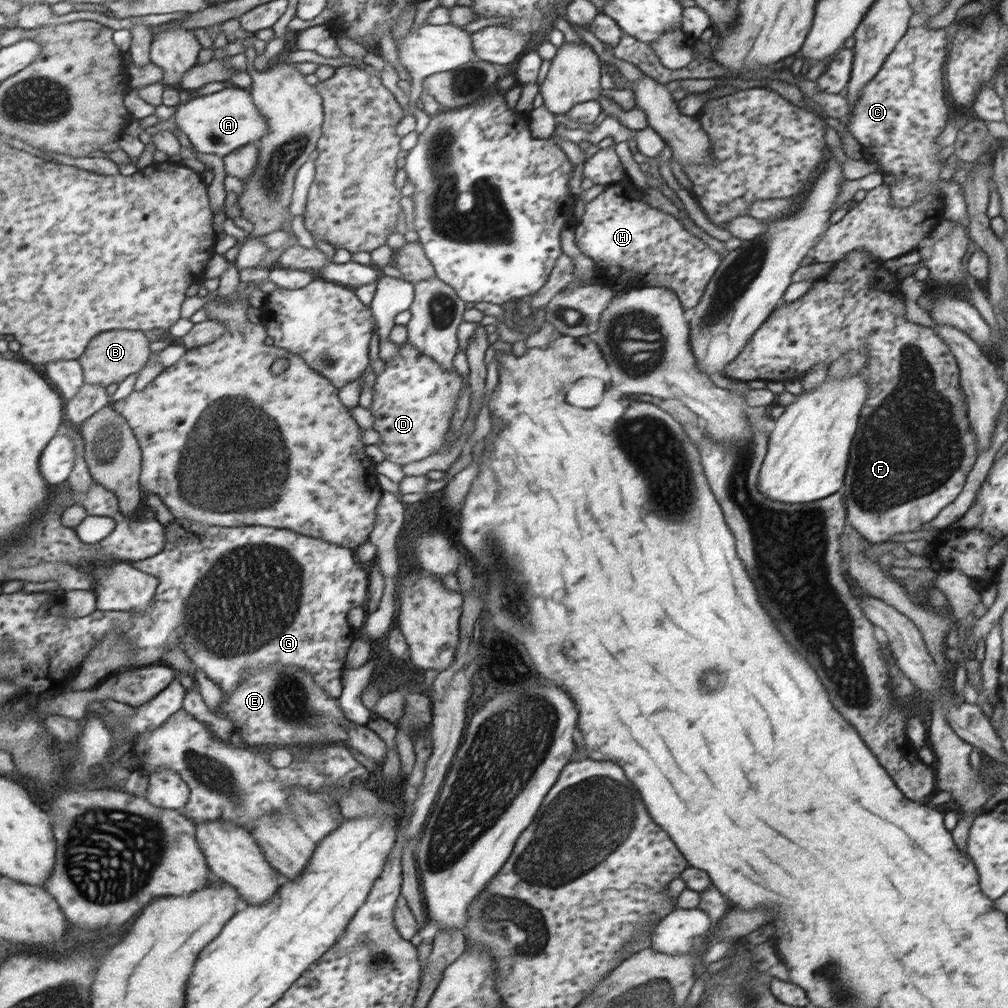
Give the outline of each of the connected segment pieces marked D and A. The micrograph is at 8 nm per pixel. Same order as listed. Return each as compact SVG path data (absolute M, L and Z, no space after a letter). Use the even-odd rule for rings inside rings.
M408 340L398 345L396 357L385 362L384 371L380 373L373 385L373 397L370 411L375 419L375 428L382 441L377 445L385 454L385 459L395 464L411 464L429 458L444 446L451 426L451 416L457 404L457 394L463 390L463 380L457 370L444 369L433 357L422 354L420 348Z
M236 86L190 99L176 108L171 119L198 152L223 159L247 144L258 144L268 131L268 122L253 104L253 96Z

